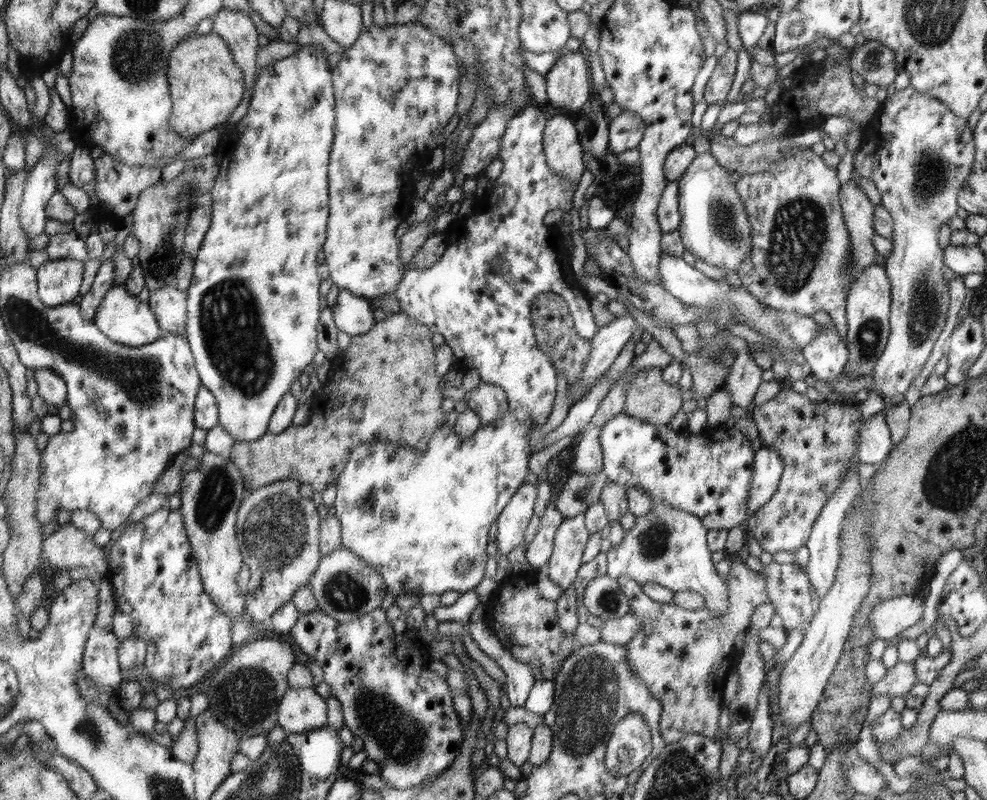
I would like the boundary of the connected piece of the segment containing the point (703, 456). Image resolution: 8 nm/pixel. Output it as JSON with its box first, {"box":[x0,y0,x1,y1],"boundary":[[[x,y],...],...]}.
{"box":[599,412,755,530],"boundary":[[[622,412],[613,416],[606,424],[603,424],[601,428],[599,439],[601,442],[601,447],[603,448],[603,470],[606,472],[609,482],[614,482],[620,484],[622,487],[627,488],[637,488],[638,490],[643,490],[647,492],[653,500],[661,498],[665,504],[673,506],[673,508],[679,508],[684,512],[688,512],[702,521],[702,525],[708,530],[728,530],[735,527],[743,527],[745,521],[748,518],[748,497],[749,497],[749,488],[751,487],[751,478],[753,473],[753,460],[755,451],[752,449],[751,440],[746,437],[746,434],[743,434],[736,427],[727,427],[722,426],[716,430],[709,430],[706,428],[700,434],[691,433],[689,436],[685,434],[685,431],[676,431],[673,430],[670,425],[656,426],[652,423],[646,423],[643,420],[634,418],[633,416],[627,415]]]}

